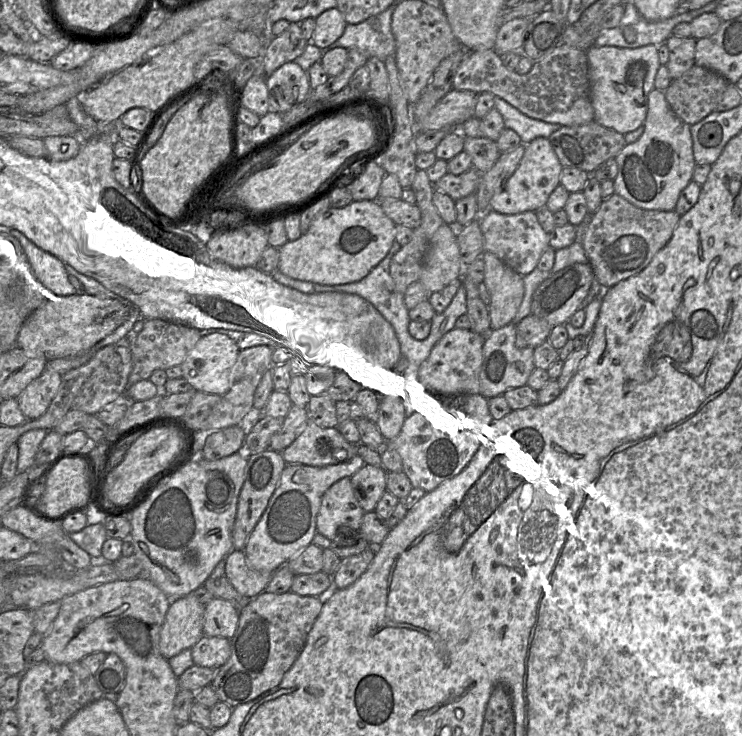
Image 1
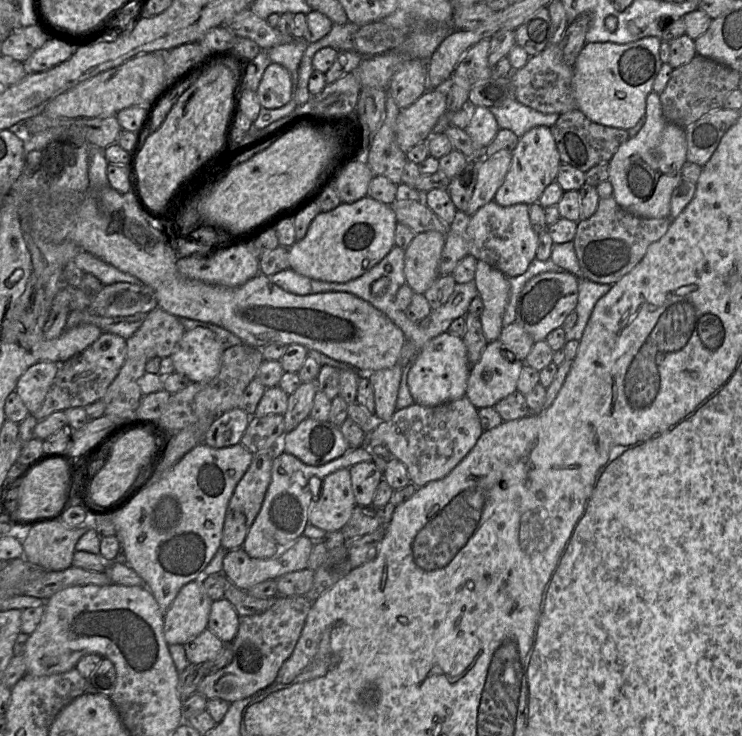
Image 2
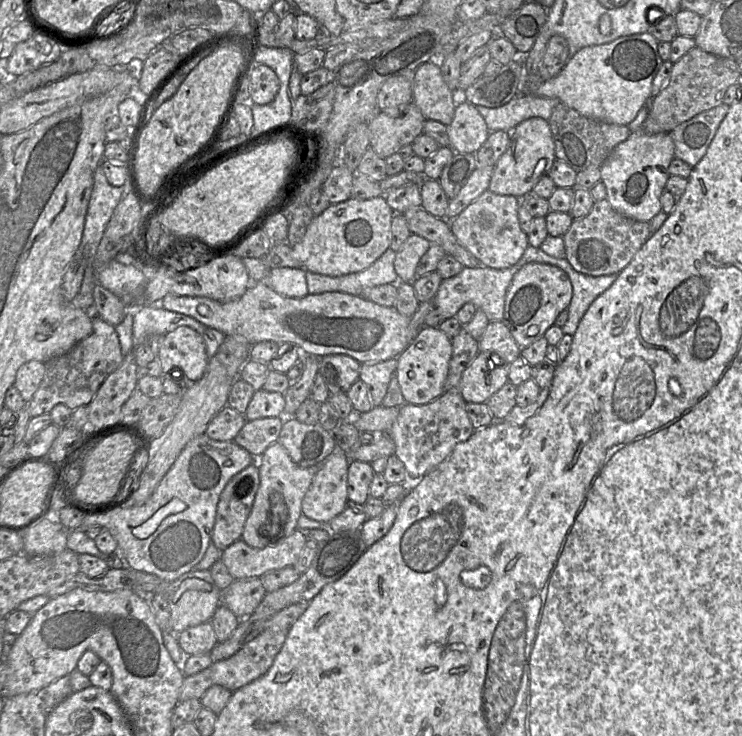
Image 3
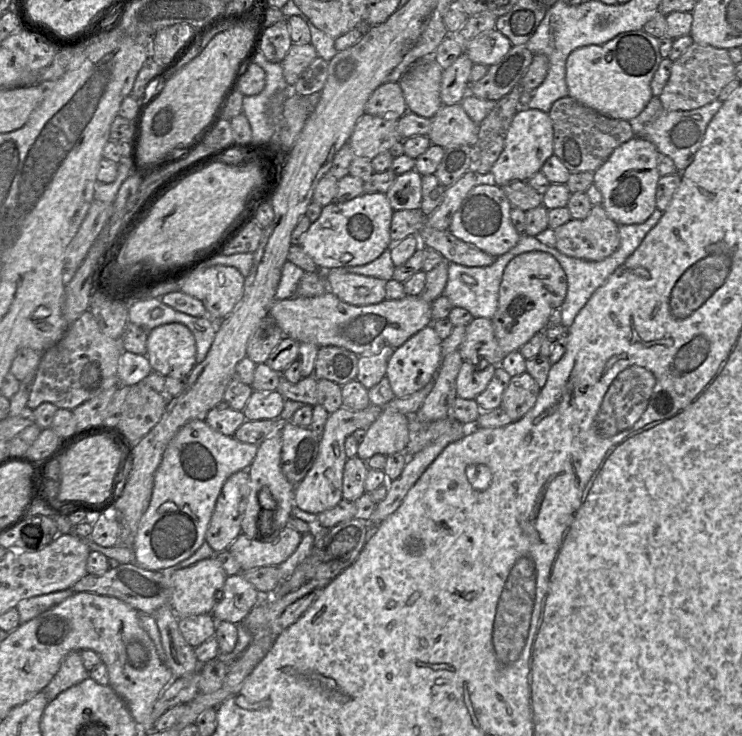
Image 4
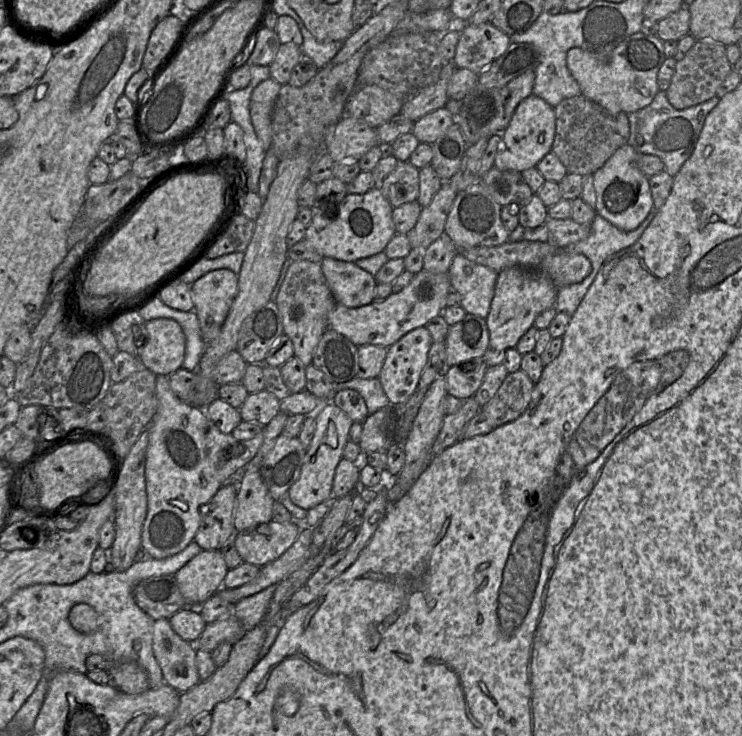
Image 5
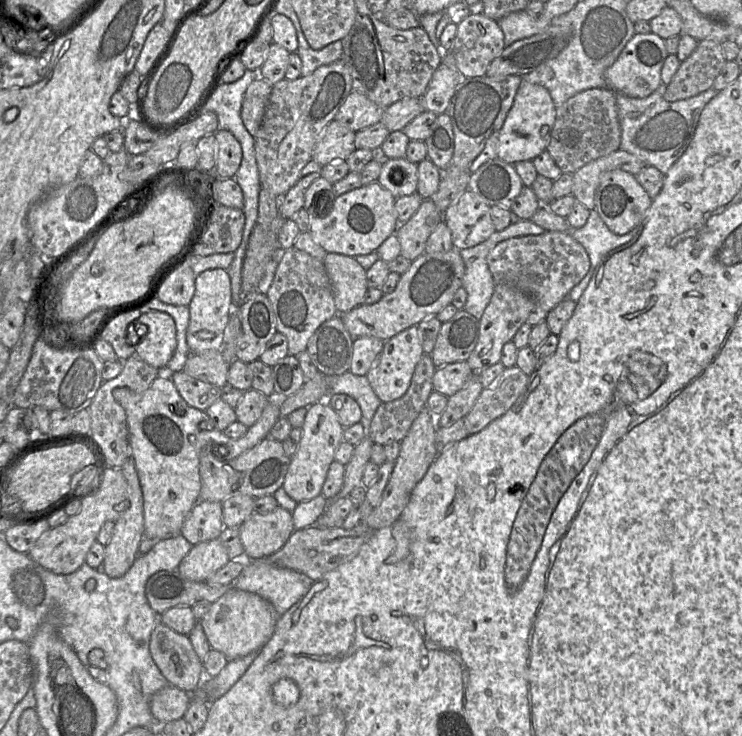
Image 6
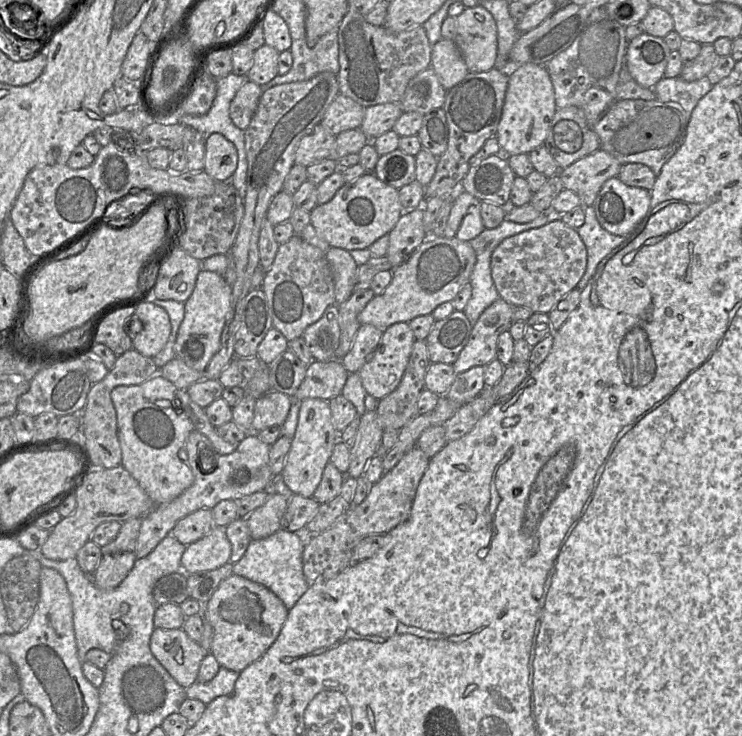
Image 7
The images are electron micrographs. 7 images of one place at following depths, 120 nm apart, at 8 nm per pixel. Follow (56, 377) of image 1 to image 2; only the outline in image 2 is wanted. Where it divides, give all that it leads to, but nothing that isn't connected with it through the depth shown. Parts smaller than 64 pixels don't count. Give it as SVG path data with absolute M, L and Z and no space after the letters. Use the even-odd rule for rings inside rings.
M39 362L28 368L19 378L15 392L30 415L41 408L57 371L58 364Z

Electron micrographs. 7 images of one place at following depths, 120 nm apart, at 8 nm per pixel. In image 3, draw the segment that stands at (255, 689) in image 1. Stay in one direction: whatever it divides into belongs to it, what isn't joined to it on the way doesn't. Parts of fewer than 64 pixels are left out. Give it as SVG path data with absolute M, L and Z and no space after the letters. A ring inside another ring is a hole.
M272 626L271 628L260 633L253 640L246 643L231 657L224 660L215 661L210 667L197 674L184 676L179 694L179 701L201 699L205 691L213 685L220 685L233 692L263 676L270 669L276 655L281 650L286 640L288 631L289 628Z

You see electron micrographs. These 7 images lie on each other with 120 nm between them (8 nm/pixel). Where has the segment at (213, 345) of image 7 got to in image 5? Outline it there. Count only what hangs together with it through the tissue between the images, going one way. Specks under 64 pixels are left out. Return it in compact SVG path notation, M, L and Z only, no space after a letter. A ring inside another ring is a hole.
M229 269L209 271L191 284L194 311L205 346L223 325L238 288L238 275Z

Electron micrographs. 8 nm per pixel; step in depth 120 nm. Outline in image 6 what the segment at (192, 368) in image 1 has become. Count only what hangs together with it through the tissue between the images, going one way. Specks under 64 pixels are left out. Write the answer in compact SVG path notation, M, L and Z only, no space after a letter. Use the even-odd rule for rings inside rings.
M150 310L137 319L147 326L141 337L130 334L128 343L135 348L135 356L157 369L165 369L177 346L173 318L162 311Z

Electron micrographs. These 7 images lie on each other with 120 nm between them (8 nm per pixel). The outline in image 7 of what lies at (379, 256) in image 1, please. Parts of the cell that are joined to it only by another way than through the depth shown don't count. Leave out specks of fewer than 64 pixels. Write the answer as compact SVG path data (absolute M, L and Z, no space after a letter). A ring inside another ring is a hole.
M366 173L351 182L345 183L329 202L317 205L310 212L310 223L317 234L331 247L350 251L369 248L379 238L389 234L403 212L399 201L398 189L385 184L374 173Z

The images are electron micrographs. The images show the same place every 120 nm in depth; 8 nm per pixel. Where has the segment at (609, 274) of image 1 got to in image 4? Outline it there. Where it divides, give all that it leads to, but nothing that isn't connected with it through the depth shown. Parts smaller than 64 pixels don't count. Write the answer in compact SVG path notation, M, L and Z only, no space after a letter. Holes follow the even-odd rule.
M592 205L589 215L584 219L573 219L554 229L555 248L570 257L587 261L601 261L612 255L620 245L619 225L605 212L603 206Z

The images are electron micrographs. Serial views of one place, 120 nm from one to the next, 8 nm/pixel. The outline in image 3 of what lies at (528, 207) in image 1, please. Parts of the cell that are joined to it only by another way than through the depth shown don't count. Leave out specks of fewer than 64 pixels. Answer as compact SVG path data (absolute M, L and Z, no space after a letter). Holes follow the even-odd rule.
M531 117L519 123L511 132L511 143L494 165L489 190L499 195L522 197L531 192L538 181L548 175L556 156L548 120Z

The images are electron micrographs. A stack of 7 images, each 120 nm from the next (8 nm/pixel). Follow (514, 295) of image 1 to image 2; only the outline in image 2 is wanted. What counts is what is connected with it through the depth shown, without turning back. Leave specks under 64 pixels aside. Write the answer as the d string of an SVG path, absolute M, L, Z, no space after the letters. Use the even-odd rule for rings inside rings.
M478 260L474 280L484 306L480 315L483 334L488 342L498 340L504 328L502 319L510 296L508 277Z

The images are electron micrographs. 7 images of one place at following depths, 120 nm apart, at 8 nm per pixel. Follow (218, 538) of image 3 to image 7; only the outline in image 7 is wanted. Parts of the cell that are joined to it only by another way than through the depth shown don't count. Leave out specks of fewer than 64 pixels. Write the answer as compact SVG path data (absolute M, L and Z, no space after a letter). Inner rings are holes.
M202 508L180 519L171 535L187 546L207 535L214 527L212 509Z

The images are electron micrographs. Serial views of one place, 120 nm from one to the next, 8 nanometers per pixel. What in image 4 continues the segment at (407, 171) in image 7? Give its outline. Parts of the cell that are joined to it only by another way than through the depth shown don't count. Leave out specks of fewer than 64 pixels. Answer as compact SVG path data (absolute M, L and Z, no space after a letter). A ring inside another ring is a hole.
M415 169L396 176L393 185L385 193L394 211L420 209L421 178L422 175Z

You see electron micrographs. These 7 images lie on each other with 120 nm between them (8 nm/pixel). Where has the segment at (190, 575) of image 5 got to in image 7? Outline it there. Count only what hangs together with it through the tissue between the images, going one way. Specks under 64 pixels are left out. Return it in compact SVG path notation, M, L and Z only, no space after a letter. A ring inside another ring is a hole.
M215 526L207 535L186 546L181 570L186 574L209 571L230 561L231 544L225 528Z

